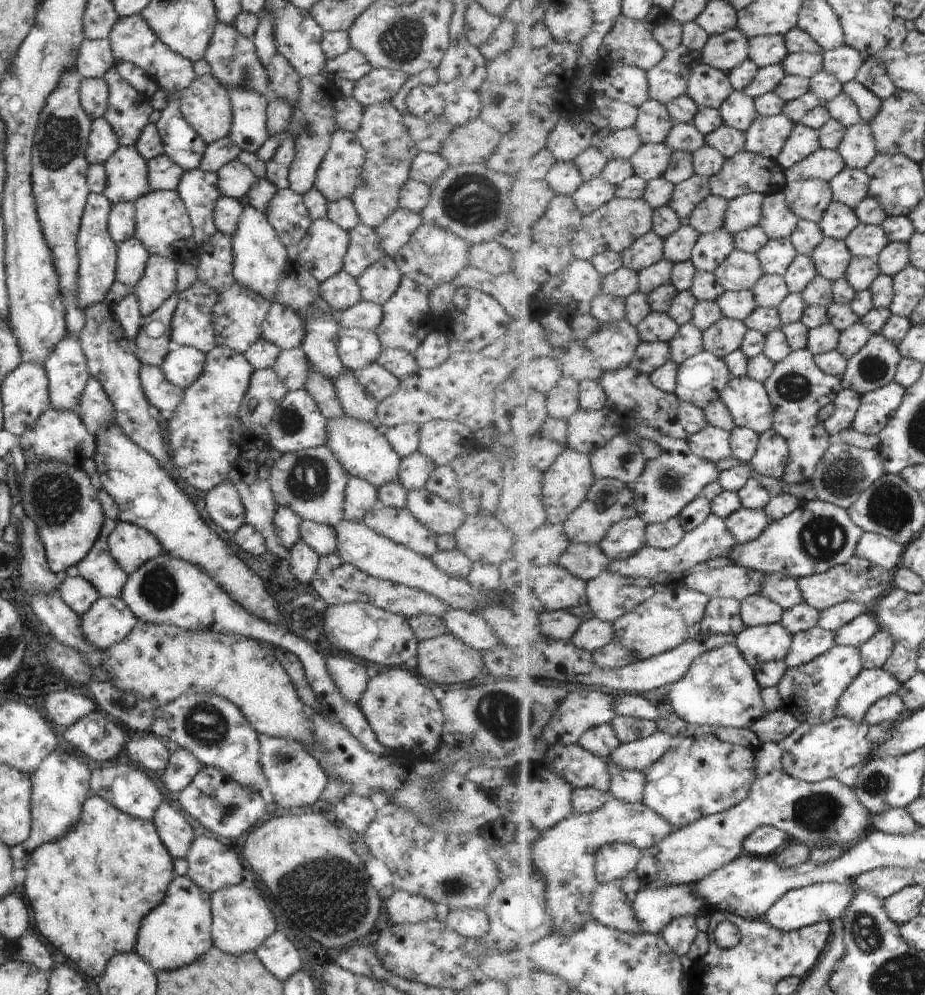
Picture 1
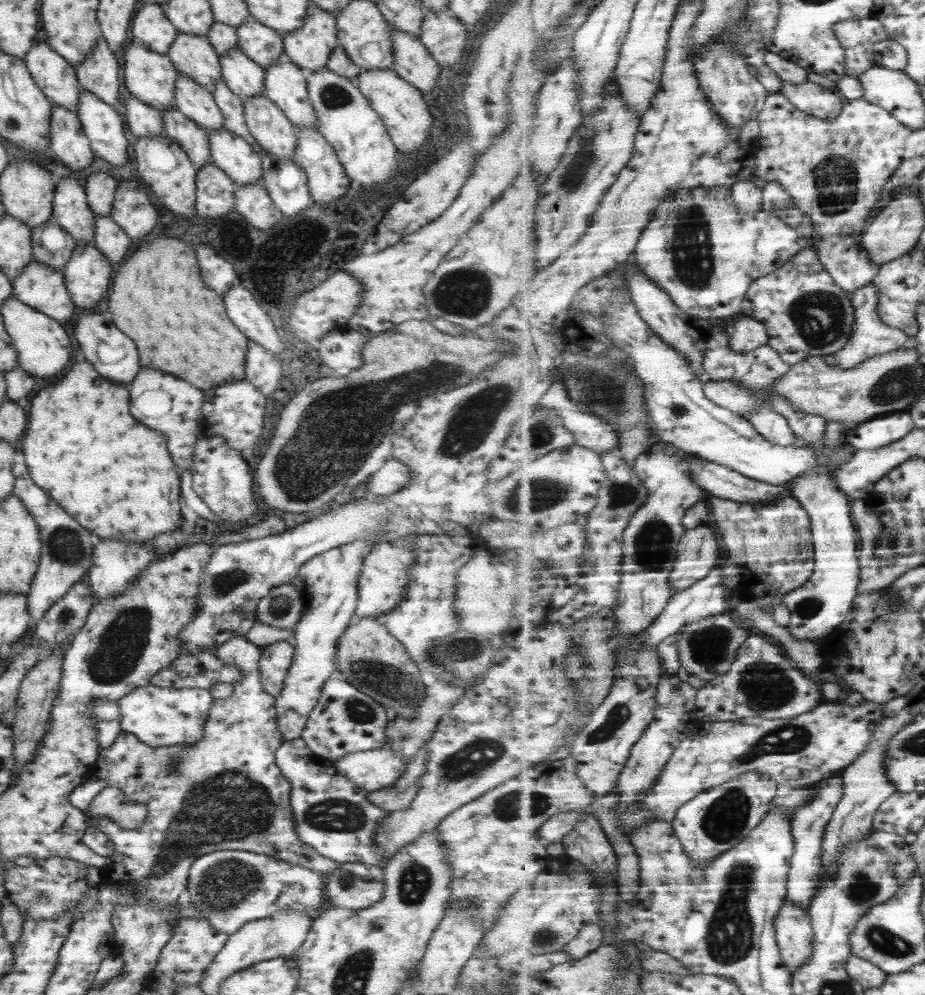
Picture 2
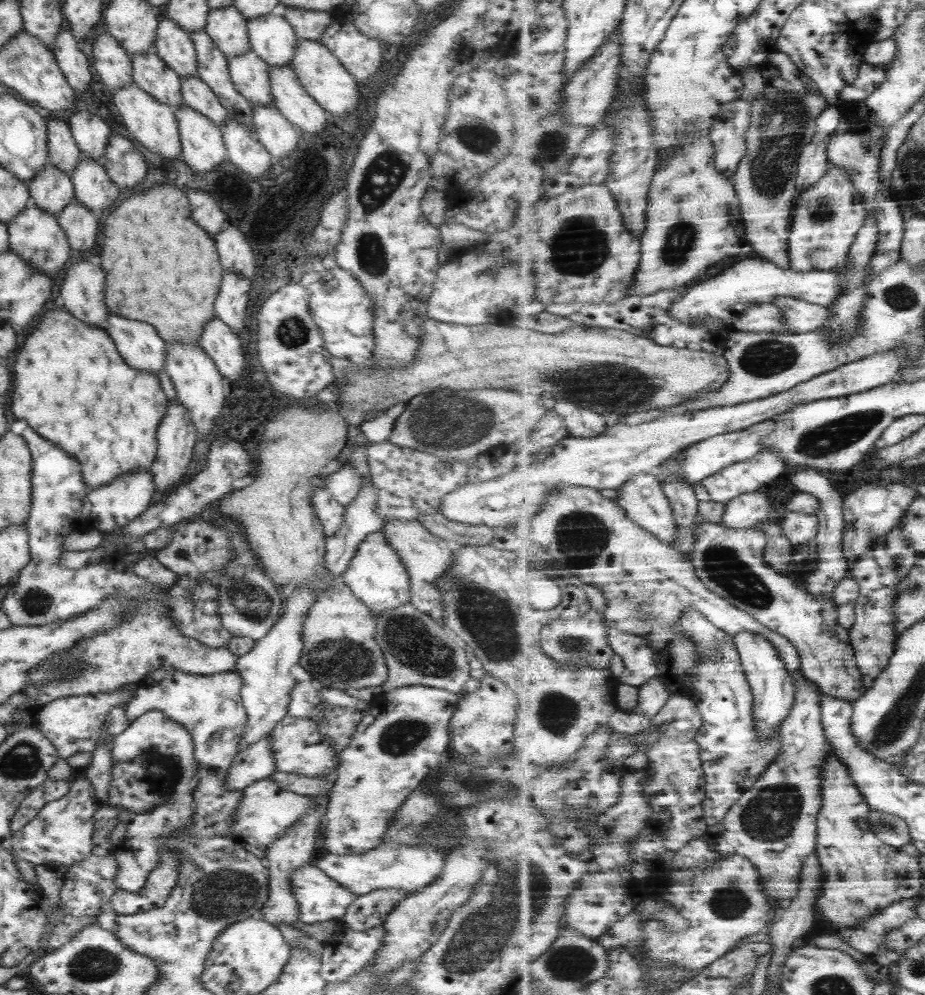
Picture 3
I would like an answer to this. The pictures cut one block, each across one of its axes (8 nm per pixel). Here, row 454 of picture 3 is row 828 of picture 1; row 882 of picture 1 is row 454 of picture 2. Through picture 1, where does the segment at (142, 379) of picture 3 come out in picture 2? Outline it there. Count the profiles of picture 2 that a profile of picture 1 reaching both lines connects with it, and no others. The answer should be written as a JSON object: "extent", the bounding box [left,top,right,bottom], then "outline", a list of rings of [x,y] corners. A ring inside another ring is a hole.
{"extent":[21,361,180,542],"outline":[[[88,361],[77,362],[71,366],[69,372],[65,372],[53,386],[45,386],[41,388],[37,394],[35,392],[29,396],[28,400],[31,403],[29,406],[29,414],[27,414],[27,425],[25,427],[25,434],[21,439],[22,453],[24,456],[24,463],[27,465],[29,472],[29,479],[33,481],[35,486],[47,492],[49,498],[53,498],[71,518],[75,518],[77,522],[81,522],[79,526],[83,526],[85,530],[89,530],[95,536],[111,536],[109,540],[119,540],[123,542],[147,542],[153,537],[164,533],[173,533],[178,524],[180,524],[179,512],[179,478],[178,470],[173,464],[171,457],[166,449],[166,438],[160,432],[151,432],[145,426],[141,426],[139,422],[135,422],[131,418],[131,414],[127,412],[129,406],[128,389],[115,386],[107,380],[103,380],[93,366],[89,365]]]}

